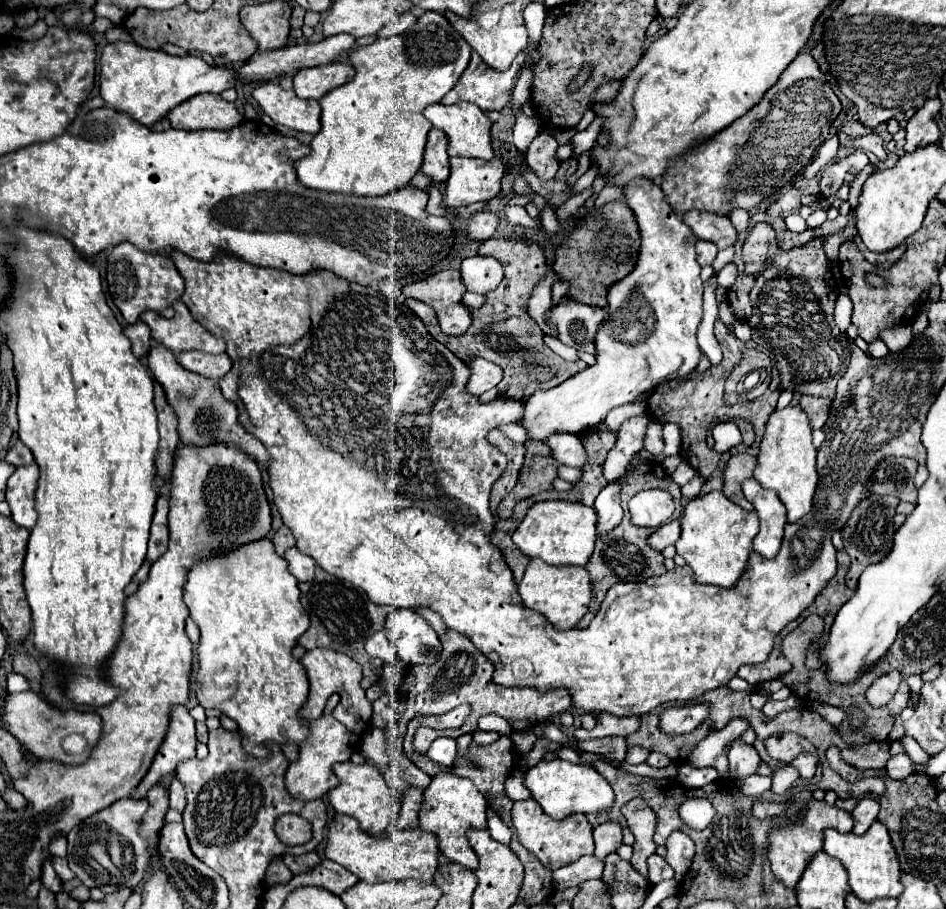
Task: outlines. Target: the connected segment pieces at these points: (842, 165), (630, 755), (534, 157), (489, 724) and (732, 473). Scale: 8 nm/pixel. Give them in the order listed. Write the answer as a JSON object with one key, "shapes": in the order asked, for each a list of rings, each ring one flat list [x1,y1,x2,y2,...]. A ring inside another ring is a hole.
{"shapes":[[[848,154,846,158,830,164,828,168,822,170,822,176,820,176,820,192,824,196,832,196,838,192,838,188,842,186,842,182,854,174,854,172,860,172,864,166,868,164,868,158,864,154]],[[636,746,636,748,628,750,625,761,632,765,642,764,642,762,646,762,648,754,650,754,650,752,646,752,646,750,642,750,642,748]],[[538,134,528,152,526,152,526,164,534,170,534,174,540,180,552,180,558,172,558,160,556,160,556,148,558,142,552,134]],[[488,714,488,716,482,716,478,720,478,730,484,730,484,732,498,732,502,736,510,736,512,728,510,724,502,718,502,716,496,716,496,714]],[[734,454,726,468,724,468,724,494,734,502,738,504,740,508,744,510,754,510,752,504,744,498,742,490,740,490,740,484,742,480,750,478,752,472,754,472,754,466,756,466,756,456,750,456,750,454]]]}

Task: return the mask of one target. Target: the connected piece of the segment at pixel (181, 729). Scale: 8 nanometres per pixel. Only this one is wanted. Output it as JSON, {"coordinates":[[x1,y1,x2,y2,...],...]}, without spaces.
{"coordinates":[[178,704,174,710,170,710,170,726,166,730,166,738,154,756,154,762,142,782,138,784,136,792,132,798,144,798,146,792,160,782,166,774,174,772,178,762,184,758,194,758,196,756,196,728,194,728,194,718,188,714,186,706]]}

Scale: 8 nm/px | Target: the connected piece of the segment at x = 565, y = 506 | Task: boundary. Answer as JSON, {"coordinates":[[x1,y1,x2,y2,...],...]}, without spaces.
{"coordinates":[[546,500,528,508,526,518,514,532,514,544,530,558,542,558,548,564,586,566,596,540,596,512,582,502]]}

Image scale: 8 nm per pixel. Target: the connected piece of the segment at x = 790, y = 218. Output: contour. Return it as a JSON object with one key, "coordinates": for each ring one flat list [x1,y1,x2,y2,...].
{"coordinates":[[798,212,788,214,788,216,784,218,784,222,786,222,786,228,792,230,792,232,804,232,804,230,808,228,808,226,806,226,806,220,804,220]]}

